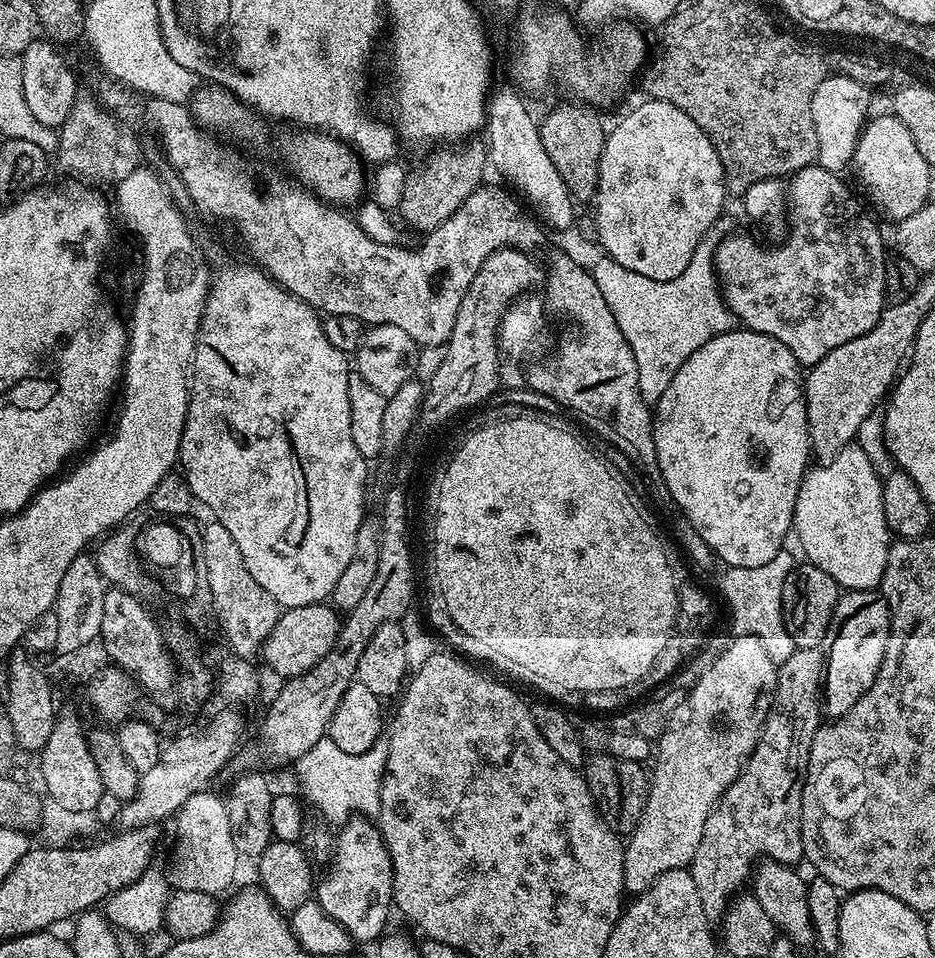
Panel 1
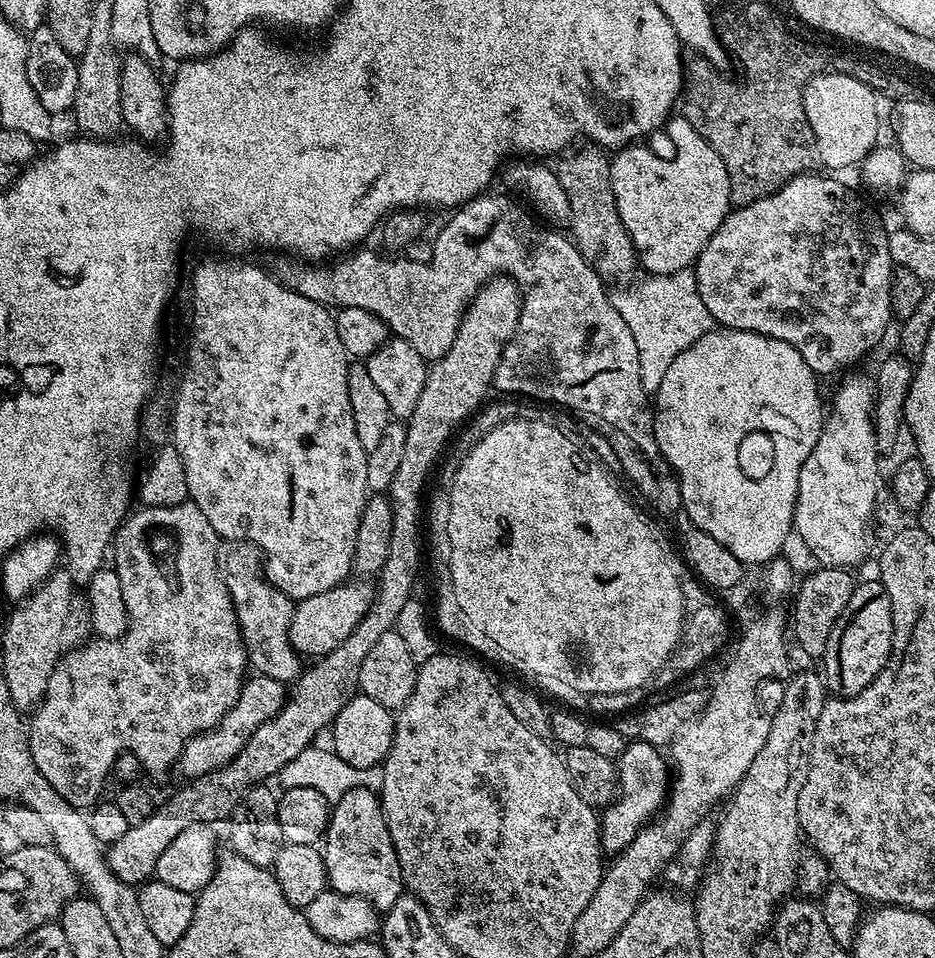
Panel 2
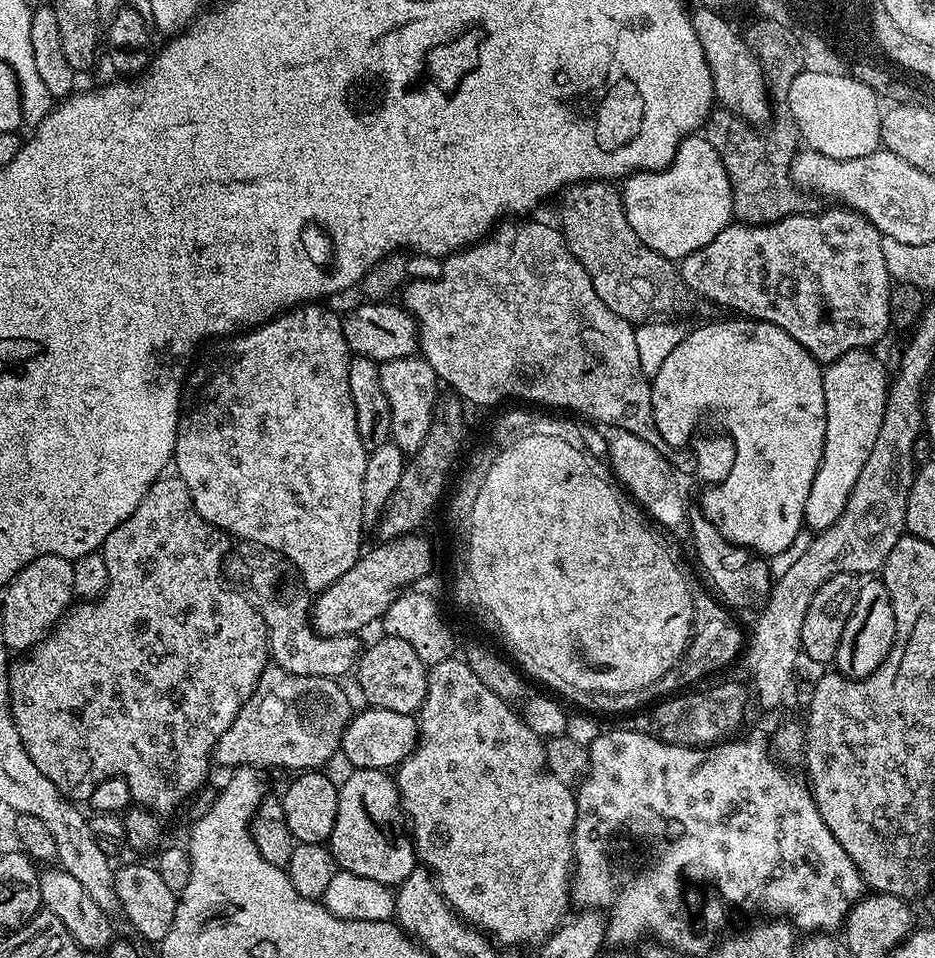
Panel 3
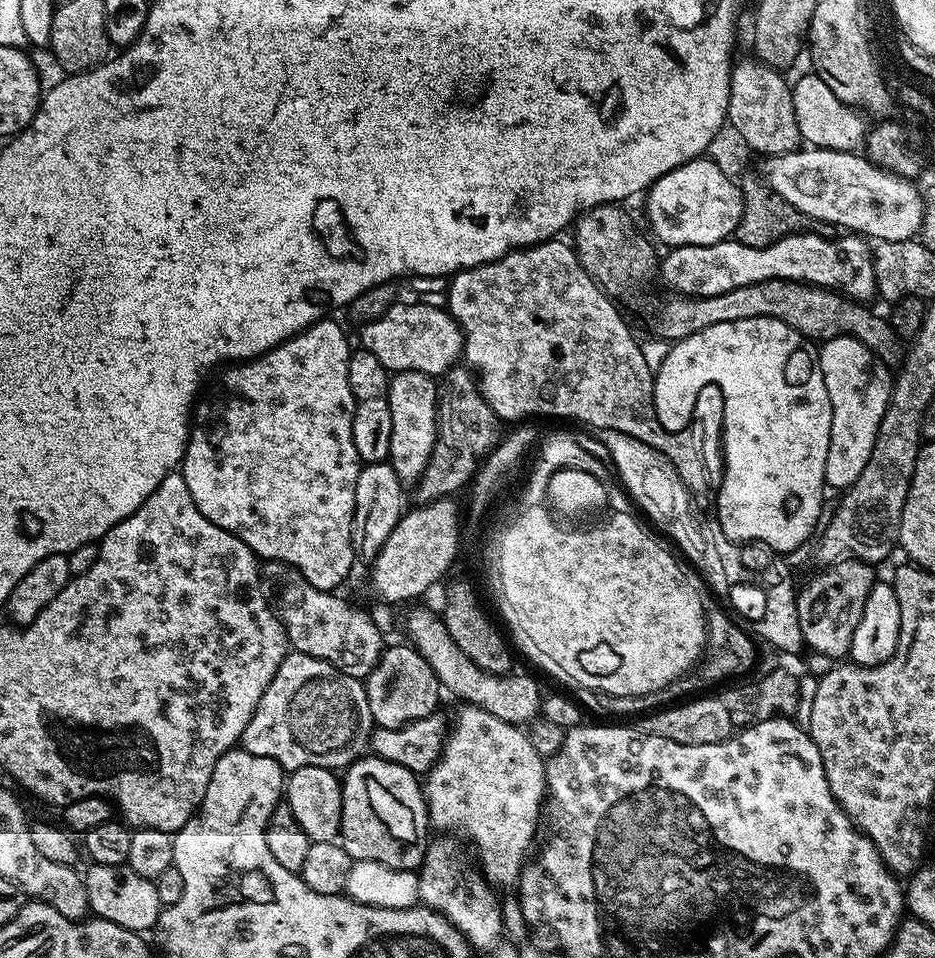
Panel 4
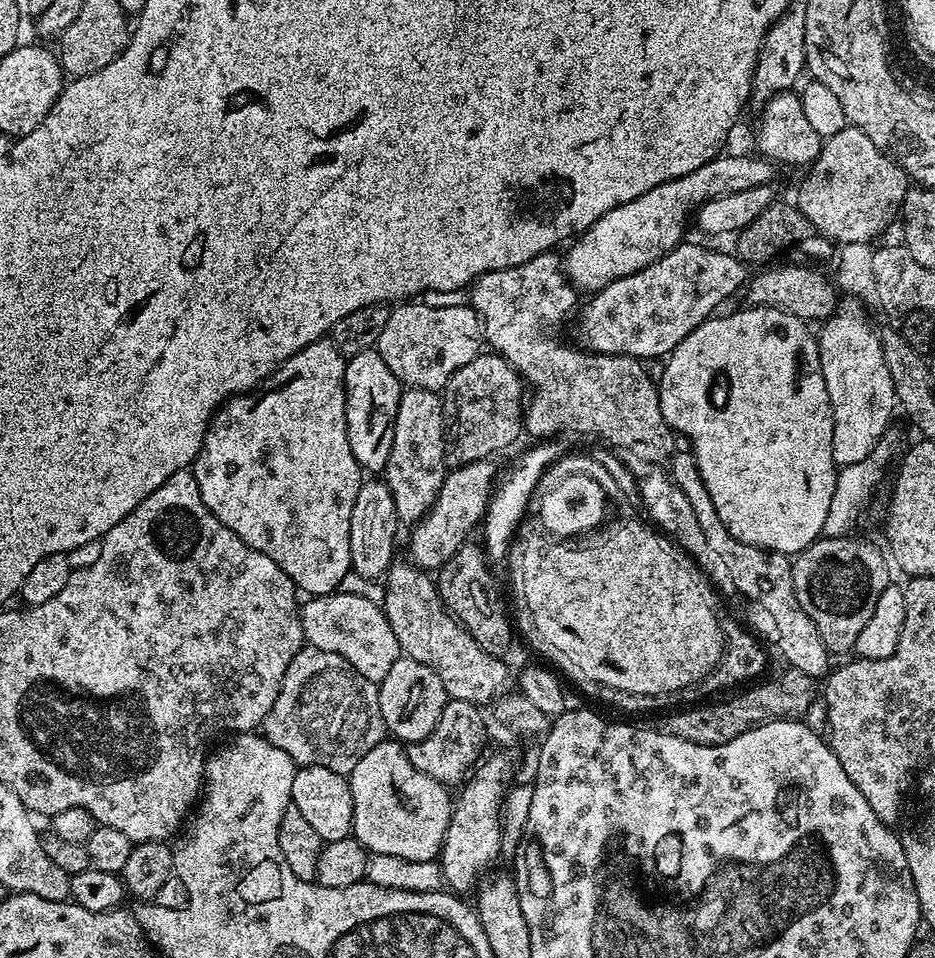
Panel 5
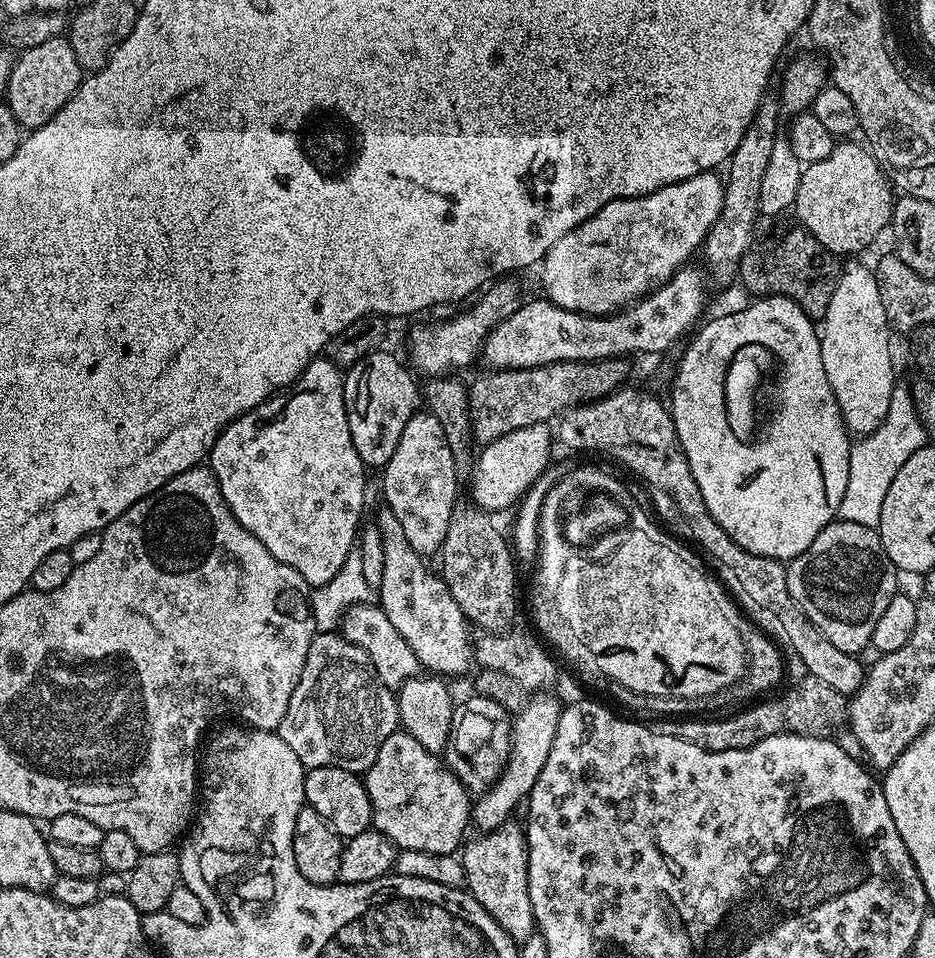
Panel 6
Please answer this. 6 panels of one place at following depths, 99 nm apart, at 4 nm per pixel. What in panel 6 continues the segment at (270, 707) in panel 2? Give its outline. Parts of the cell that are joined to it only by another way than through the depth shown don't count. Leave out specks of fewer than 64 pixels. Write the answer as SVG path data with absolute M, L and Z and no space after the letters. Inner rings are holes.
M317 631L310 642L310 654L306 654L306 666L302 666L298 686L294 686L294 694L290 694L290 706L286 706L286 718L282 718L278 729L278 735L284 739L286 746L290 746L290 750L294 750L294 754L298 754L298 758L304 763L305 769L341 768L347 772L363 774L367 772L370 766L374 766L374 758L378 758L378 750L382 750L382 742L386 742L386 738L390 738L390 734L397 732L399 722L400 715L396 705L396 692L380 681L366 650L362 650L362 646L354 646L354 642L350 642L339 631Z

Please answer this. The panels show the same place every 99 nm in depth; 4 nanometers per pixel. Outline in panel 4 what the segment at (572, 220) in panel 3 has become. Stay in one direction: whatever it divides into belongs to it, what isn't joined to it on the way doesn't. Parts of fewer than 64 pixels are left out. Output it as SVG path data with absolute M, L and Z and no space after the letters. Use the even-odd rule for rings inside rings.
M599 204L576 217L576 257L613 301L628 304L629 313L640 315L641 322L652 331L649 333L653 337L675 342L690 338L690 334L698 330L706 330L706 326L718 326L718 322L742 322L742 318L769 316L786 322L813 342L833 340L836 336L857 336L882 363L889 366L903 364L906 348L891 323L871 312L867 303L850 300L831 288L817 288L814 284L800 284L797 280L767 280L713 296L655 292L651 284L658 276L658 255L652 249L653 241L632 225L624 208L627 207L620 204Z

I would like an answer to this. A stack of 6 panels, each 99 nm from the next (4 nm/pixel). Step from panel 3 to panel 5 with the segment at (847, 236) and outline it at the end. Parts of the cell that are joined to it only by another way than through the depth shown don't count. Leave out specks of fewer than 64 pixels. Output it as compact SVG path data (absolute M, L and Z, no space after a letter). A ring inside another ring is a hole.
M681 242L650 266L610 282L589 299L592 301L585 308L583 305L579 309L576 332L584 339L582 344L587 351L633 356L641 362L649 362L655 356L667 357L682 338L719 309L716 307L723 300L745 287L750 272L739 256L688 243Z

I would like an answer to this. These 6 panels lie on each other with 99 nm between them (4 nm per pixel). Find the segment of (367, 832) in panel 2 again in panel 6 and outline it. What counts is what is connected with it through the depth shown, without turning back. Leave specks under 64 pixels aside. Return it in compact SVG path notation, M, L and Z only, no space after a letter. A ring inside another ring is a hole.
M397 730L390 734L390 738L386 738L386 742L382 742L382 750L378 750L374 766L363 773L362 779L370 794L372 828L390 838L397 849L422 850L430 854L451 856L461 847L465 839L464 831L470 828L469 789L464 787L464 783L437 753L426 750L426 746L421 746L417 740L410 738L408 732Z

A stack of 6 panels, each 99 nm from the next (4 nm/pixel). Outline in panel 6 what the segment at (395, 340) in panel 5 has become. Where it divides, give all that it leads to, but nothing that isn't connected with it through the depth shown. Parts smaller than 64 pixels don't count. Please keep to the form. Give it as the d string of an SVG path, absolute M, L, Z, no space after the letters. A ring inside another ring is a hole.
M507 276L493 281L476 299L478 299L466 312L451 315L445 319L420 324L417 328L412 328L408 332L408 356L412 359L411 367L417 373L426 372L430 378L442 378L449 375L452 370L466 367L475 357L479 357L485 338L492 332L494 326L500 324L506 318L514 314L524 303L524 297L519 284L513 277Z

